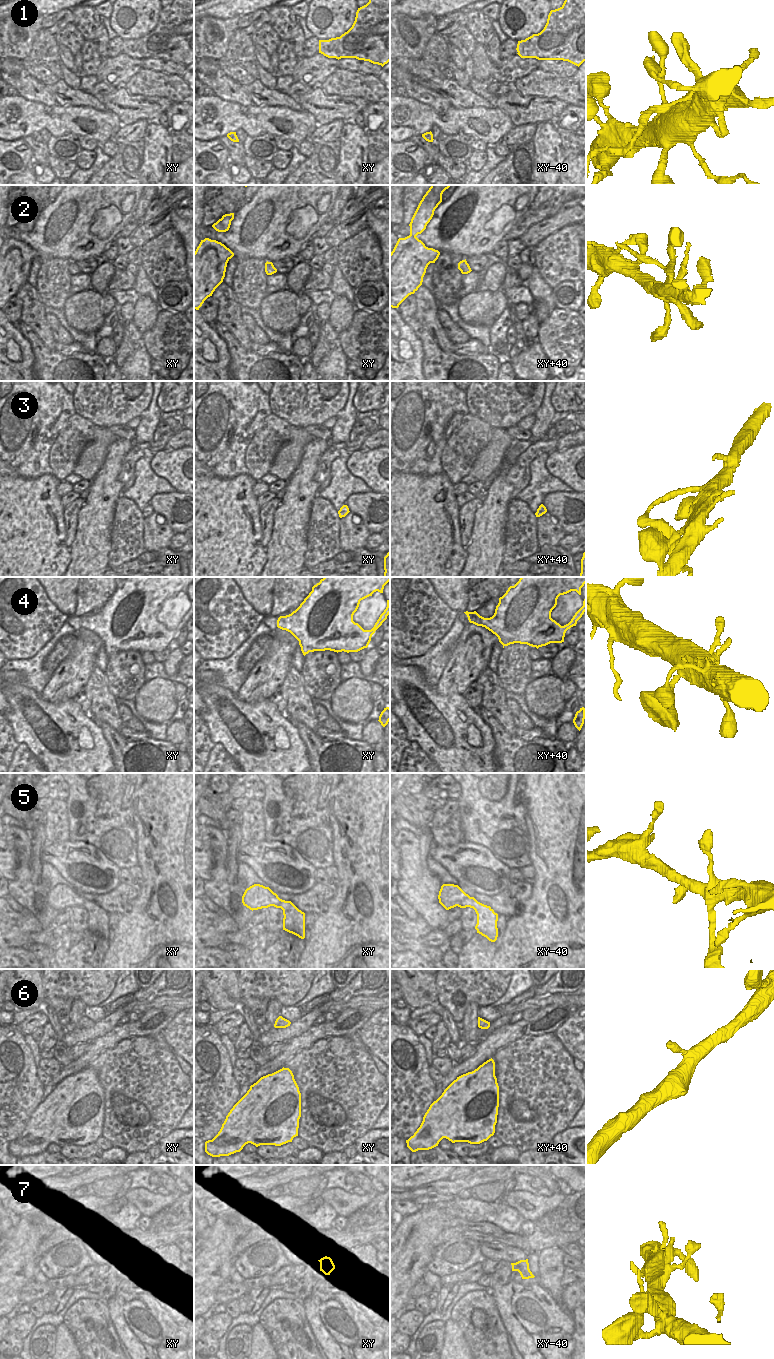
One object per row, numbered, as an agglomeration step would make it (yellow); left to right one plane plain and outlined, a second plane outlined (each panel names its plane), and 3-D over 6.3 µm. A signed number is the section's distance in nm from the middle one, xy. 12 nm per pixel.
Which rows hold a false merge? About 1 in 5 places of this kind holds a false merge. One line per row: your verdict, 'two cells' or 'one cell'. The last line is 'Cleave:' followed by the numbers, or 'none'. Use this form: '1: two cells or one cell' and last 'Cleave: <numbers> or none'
1: two cells
2: one cell
3: two cells
4: one cell
5: one cell
6: one cell
7: one cell
Cleave: 1, 3

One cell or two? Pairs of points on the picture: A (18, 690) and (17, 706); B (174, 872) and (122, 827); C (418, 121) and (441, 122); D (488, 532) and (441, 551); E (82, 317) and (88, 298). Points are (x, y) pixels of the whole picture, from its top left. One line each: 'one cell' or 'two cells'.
A: one cell
B: two cells
C: one cell
D: two cells
E: one cell

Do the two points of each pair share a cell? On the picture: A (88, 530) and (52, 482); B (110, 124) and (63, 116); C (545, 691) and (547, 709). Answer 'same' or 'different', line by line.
A: different
B: same
C: same

